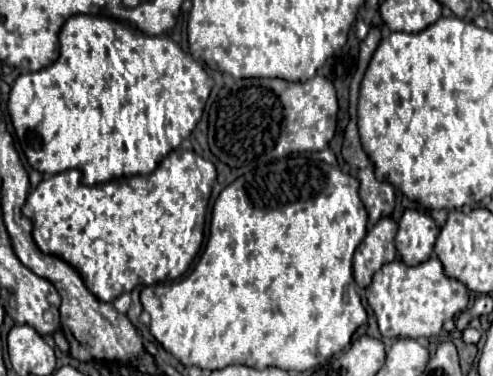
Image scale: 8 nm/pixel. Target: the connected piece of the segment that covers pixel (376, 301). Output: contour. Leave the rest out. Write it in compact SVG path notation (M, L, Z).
M431 255L425 263L407 267L403 261L395 259L385 263L375 275L373 283L367 287L367 303L375 313L379 333L383 337L437 337L443 331L443 323L453 319L455 313L463 311L469 303L467 287L443 273L441 261Z

